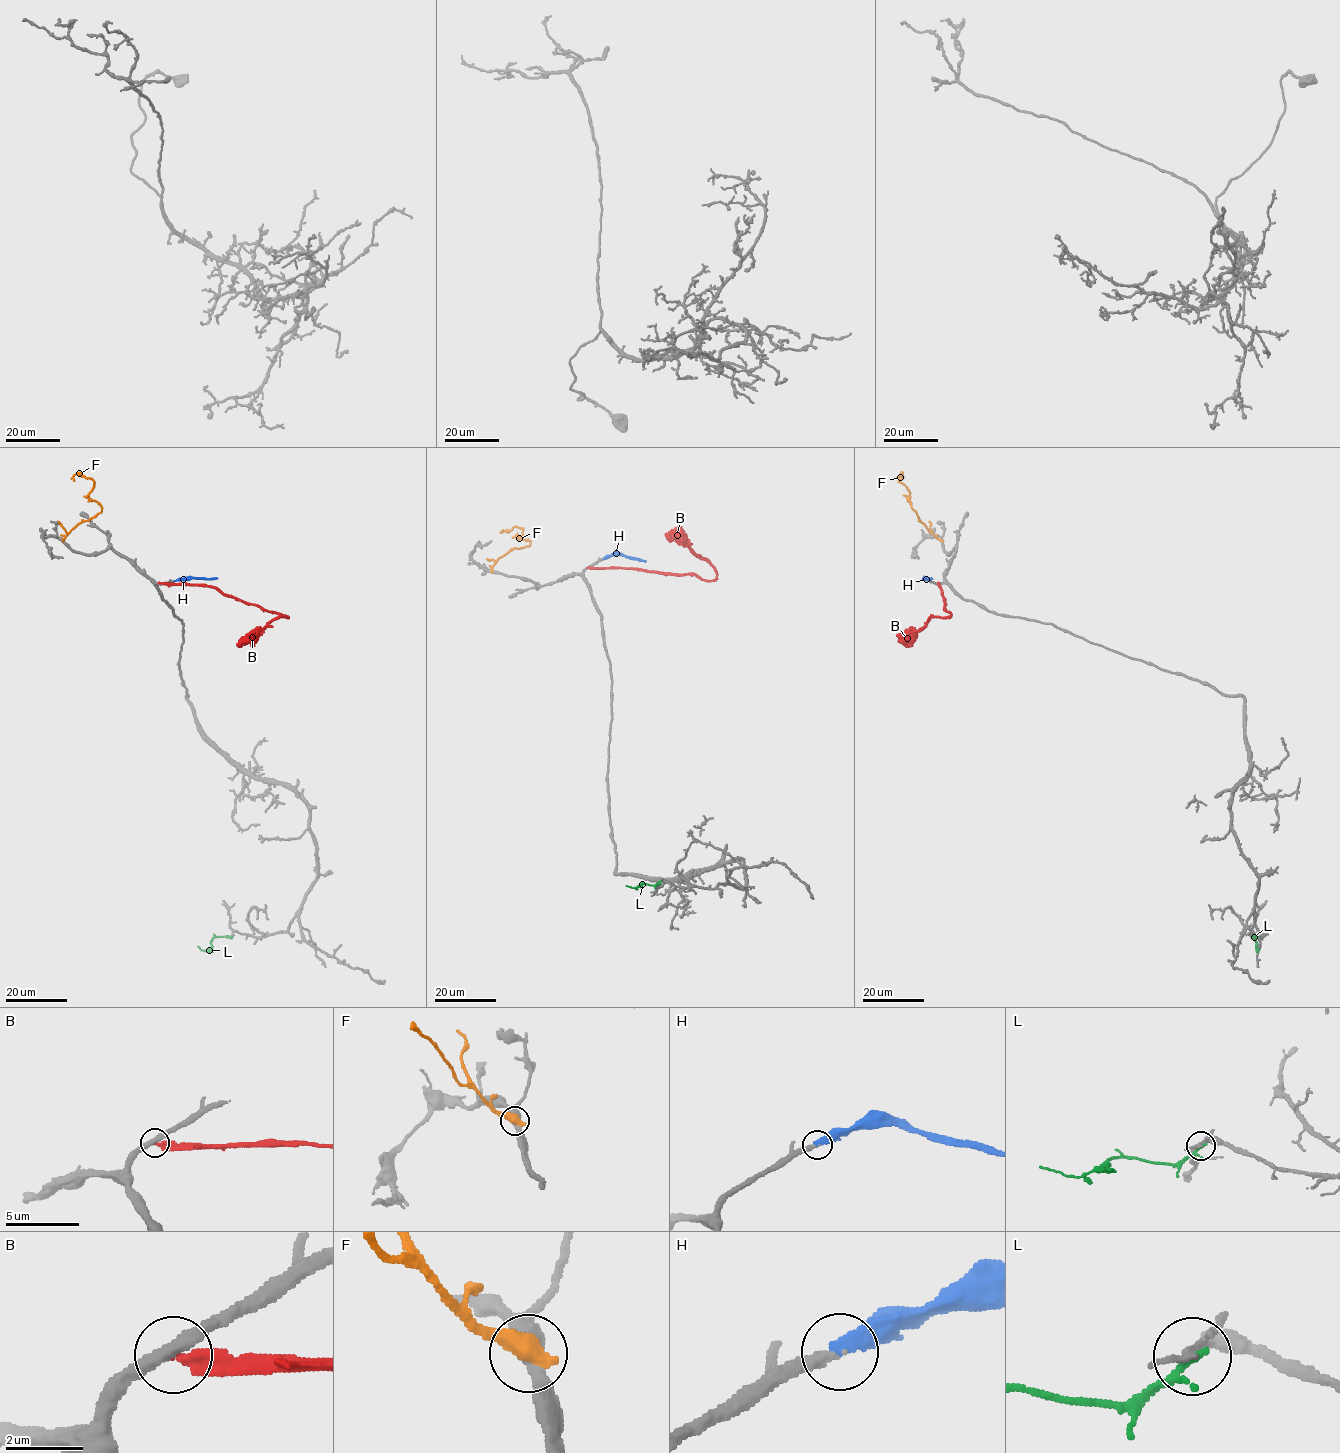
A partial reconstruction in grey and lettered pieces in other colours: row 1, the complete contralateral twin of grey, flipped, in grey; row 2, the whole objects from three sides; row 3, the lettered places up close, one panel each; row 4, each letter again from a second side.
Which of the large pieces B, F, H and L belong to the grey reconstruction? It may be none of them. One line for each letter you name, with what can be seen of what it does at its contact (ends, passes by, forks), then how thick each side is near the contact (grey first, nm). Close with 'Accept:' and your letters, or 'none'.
H: it ends there; 280 nm thick on the grey side, 340 nm on the other
Accept: H

